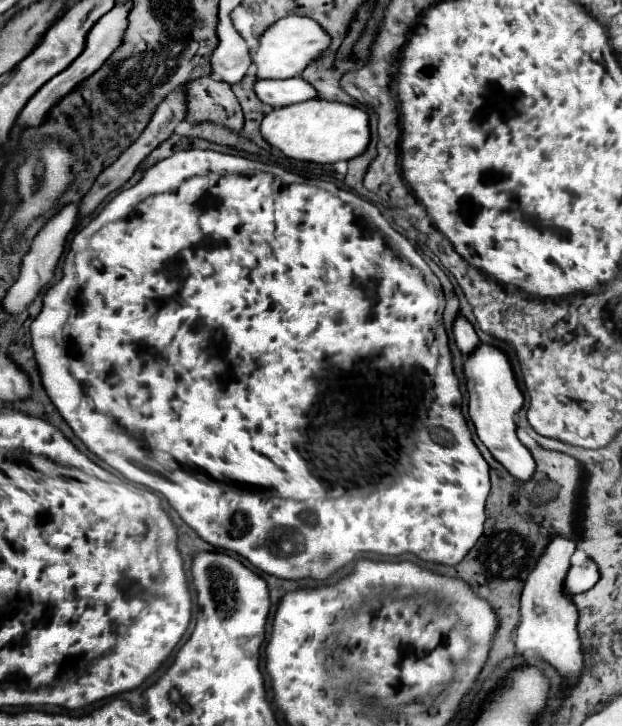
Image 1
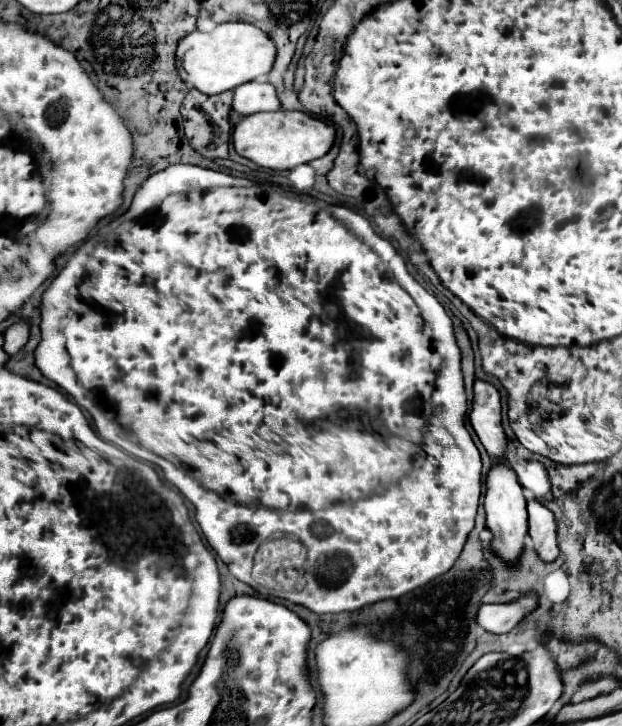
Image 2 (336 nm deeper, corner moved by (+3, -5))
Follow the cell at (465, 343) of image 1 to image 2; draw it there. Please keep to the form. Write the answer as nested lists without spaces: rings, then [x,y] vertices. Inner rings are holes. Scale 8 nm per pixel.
[[[475,381],[475,399],[473,409],[469,413],[471,425],[487,449],[493,463],[501,463],[505,459],[507,437],[501,427],[501,401],[499,393],[493,385],[485,381]]]

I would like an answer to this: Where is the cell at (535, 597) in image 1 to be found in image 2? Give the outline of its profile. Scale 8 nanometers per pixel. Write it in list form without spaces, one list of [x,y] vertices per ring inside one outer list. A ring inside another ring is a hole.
[[[537,499],[527,501],[529,511],[529,535],[533,539],[533,547],[543,561],[553,561],[559,555],[555,531],[557,523],[553,513]]]

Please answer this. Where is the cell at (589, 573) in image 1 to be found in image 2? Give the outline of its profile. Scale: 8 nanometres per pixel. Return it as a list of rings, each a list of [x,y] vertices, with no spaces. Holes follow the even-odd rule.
[[[529,593],[527,597],[513,603],[479,605],[479,613],[475,615],[475,621],[481,631],[501,635],[511,631],[535,607],[537,607],[537,597],[535,593]]]

